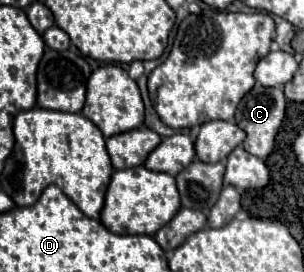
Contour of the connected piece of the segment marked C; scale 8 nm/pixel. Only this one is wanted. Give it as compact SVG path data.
M255 84L239 102L235 122L247 132L243 142L249 154L265 160L275 146L275 136L285 118L285 96L281 88Z

